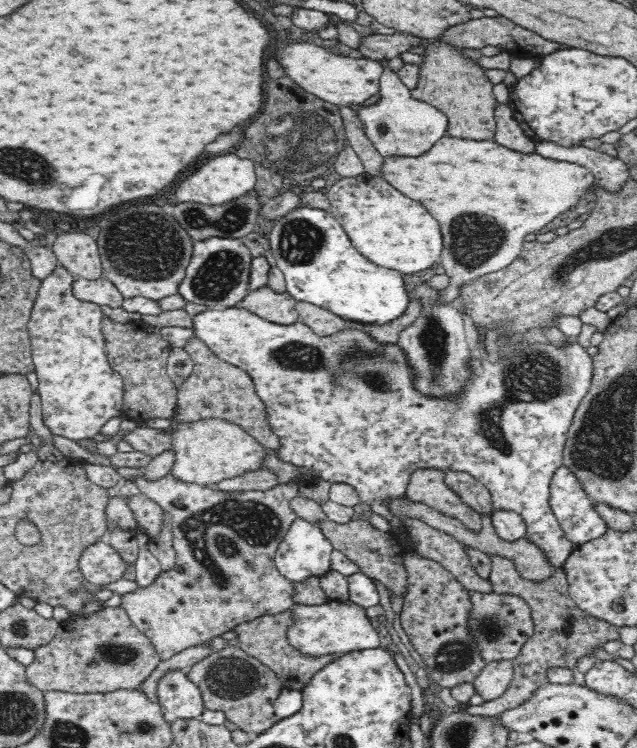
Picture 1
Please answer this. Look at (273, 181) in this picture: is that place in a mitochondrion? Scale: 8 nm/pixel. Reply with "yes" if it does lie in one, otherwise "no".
yes

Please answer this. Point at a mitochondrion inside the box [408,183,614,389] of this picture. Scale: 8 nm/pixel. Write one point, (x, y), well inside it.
(474, 240)

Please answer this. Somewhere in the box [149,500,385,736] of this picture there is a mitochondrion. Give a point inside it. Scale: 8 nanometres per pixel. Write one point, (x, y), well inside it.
(231, 677)

